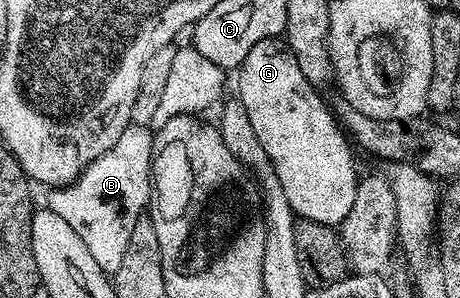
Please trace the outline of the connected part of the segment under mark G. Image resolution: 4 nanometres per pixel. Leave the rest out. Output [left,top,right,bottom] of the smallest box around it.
[237,37,357,227]

